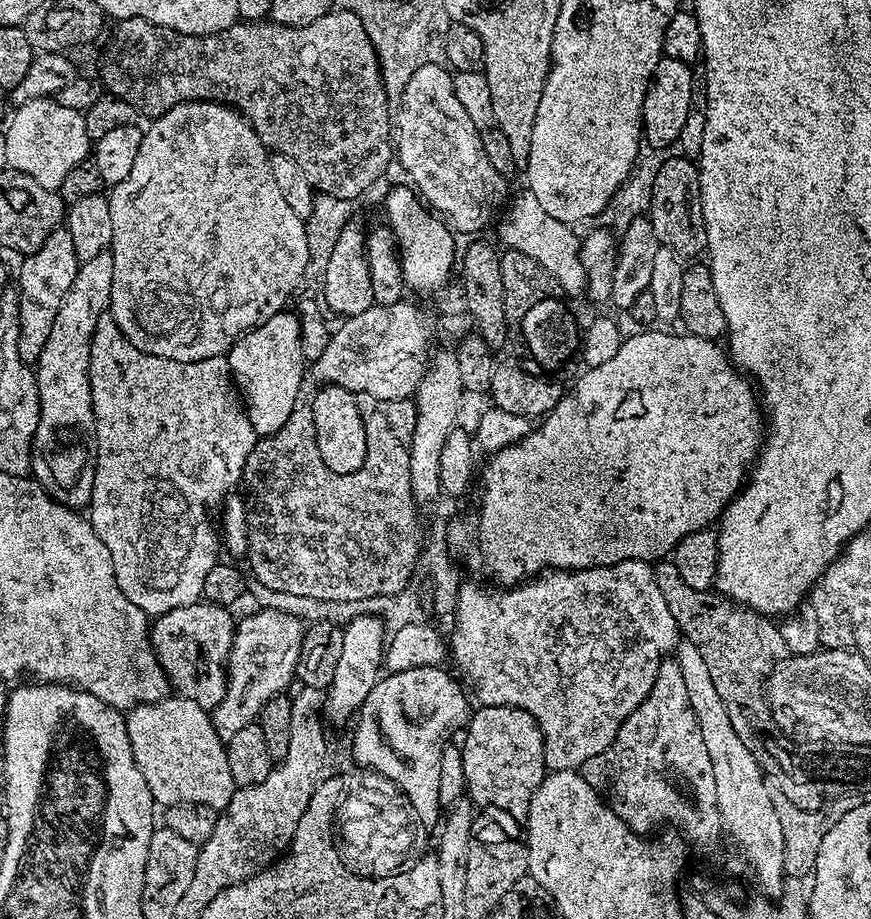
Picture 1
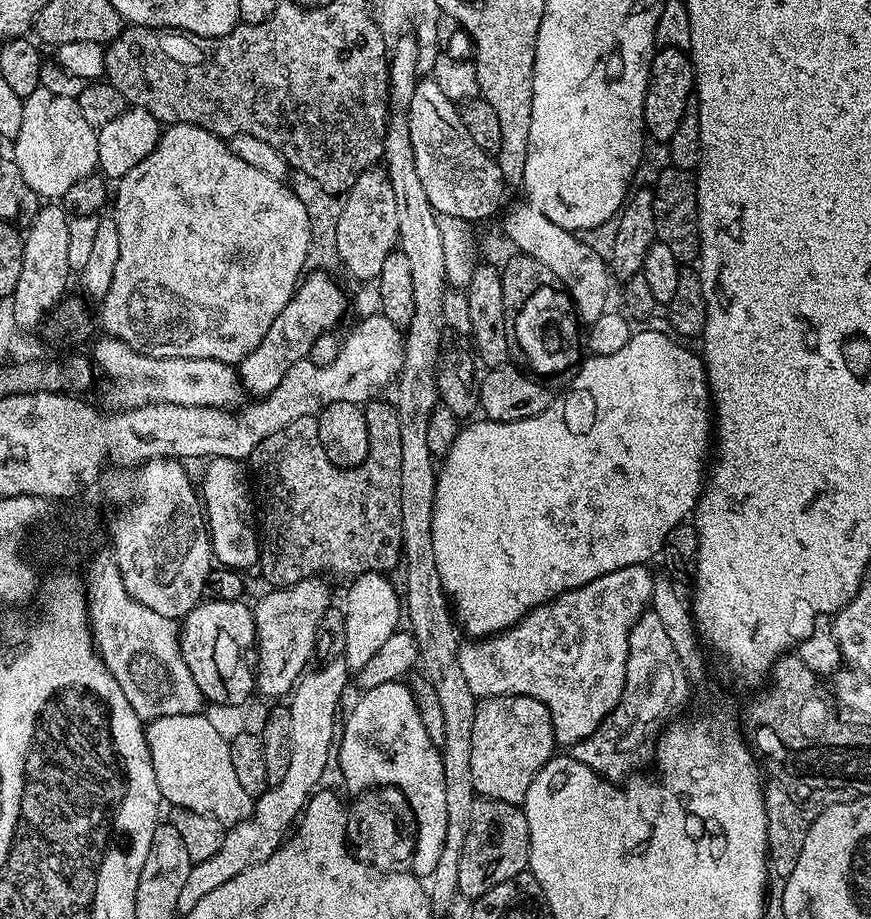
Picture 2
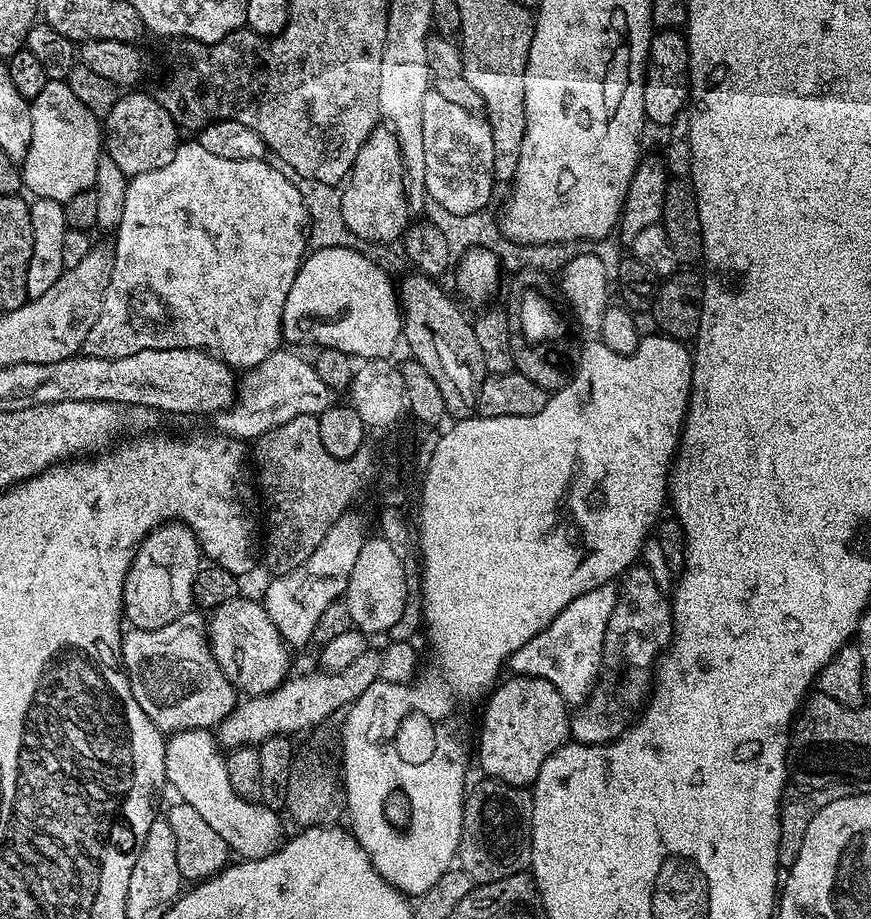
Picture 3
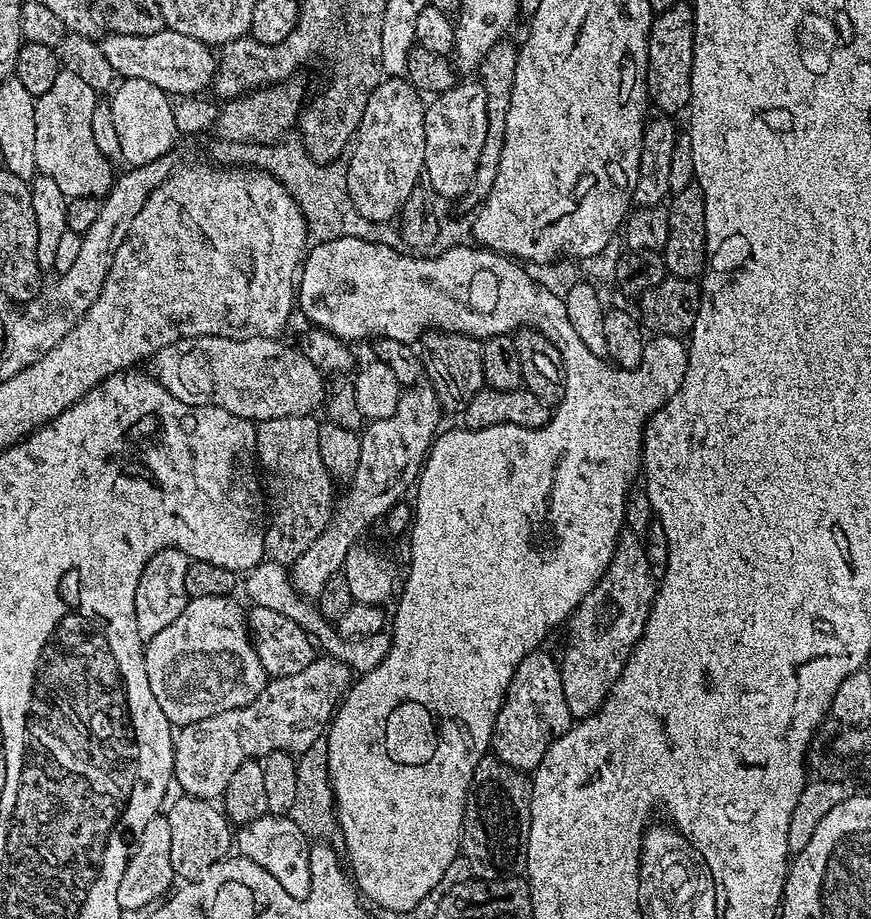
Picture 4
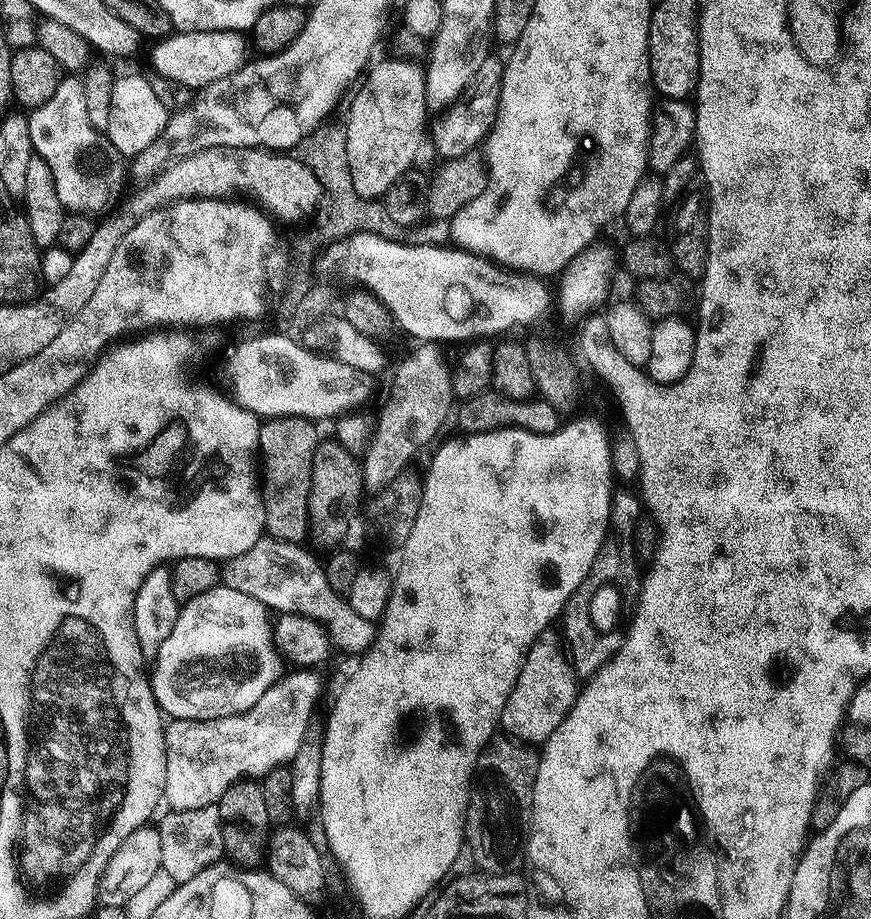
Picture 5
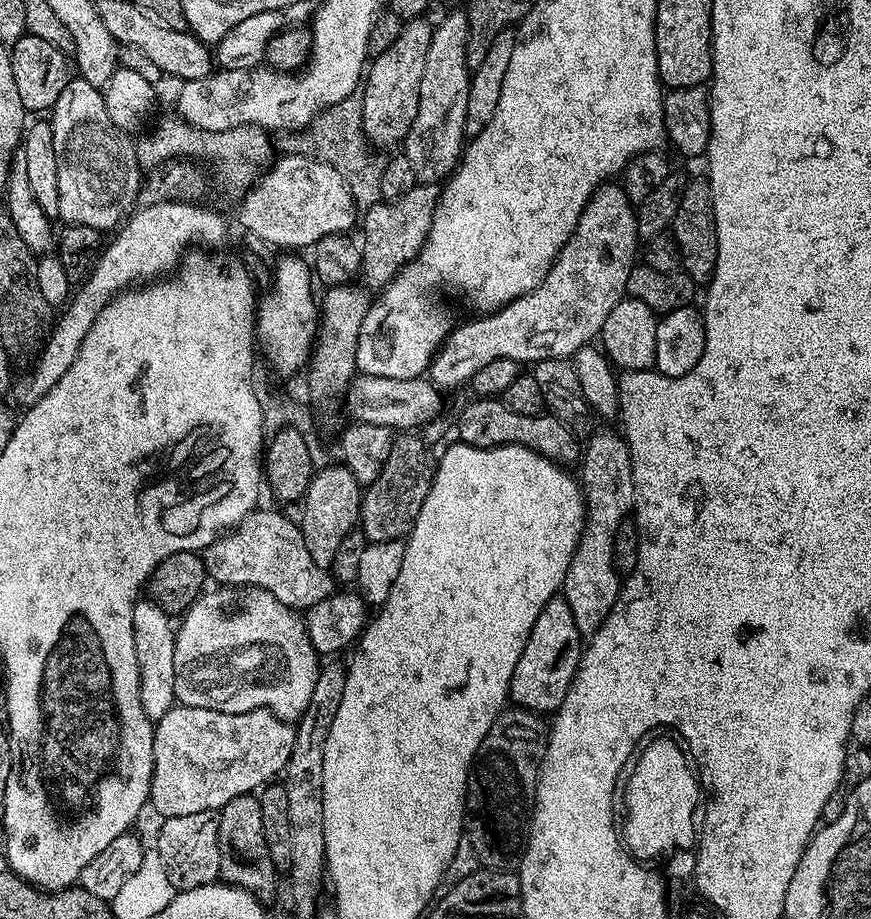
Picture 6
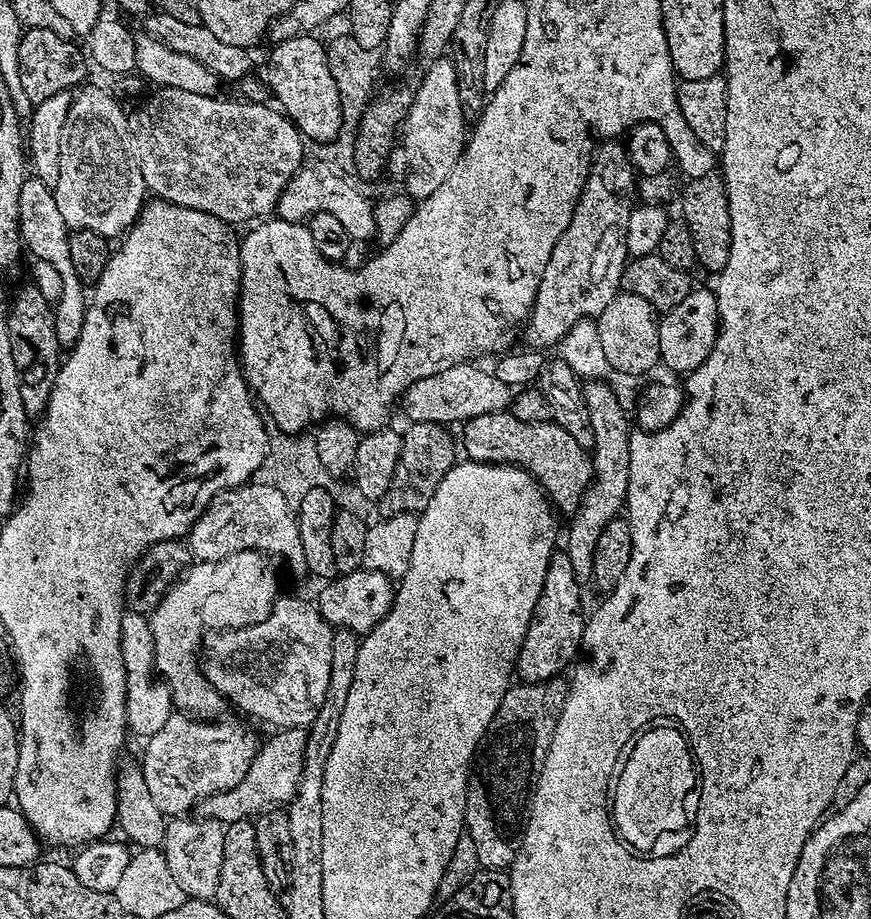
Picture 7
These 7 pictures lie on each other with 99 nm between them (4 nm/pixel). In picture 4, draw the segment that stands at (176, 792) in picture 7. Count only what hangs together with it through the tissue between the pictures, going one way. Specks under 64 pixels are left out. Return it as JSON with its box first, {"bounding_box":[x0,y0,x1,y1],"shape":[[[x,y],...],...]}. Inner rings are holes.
{"bounding_box":[174,654,354,801],"shape":[[[322,654],[299,674],[269,679],[262,694],[258,694],[258,698],[245,708],[226,710],[222,714],[214,714],[214,718],[202,718],[202,722],[183,725],[174,736],[174,780],[177,785],[180,783],[179,791],[186,796],[197,796],[199,800],[215,801],[223,797],[226,782],[230,782],[234,770],[238,770],[242,762],[263,758],[272,752],[291,750],[299,754],[306,751],[319,735],[326,732],[353,680],[354,672],[349,665],[336,657]]]}

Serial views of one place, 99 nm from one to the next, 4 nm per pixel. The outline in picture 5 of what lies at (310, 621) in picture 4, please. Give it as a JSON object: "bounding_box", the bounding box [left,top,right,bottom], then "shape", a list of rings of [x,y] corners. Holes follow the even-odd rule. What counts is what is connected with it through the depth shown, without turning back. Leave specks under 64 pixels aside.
{"bounding_box":[222,535,375,654],"shape":[[[265,535],[254,546],[250,546],[244,554],[238,554],[233,560],[227,561],[222,568],[222,583],[234,590],[242,590],[242,594],[250,594],[250,598],[258,598],[264,607],[276,614],[297,612],[299,616],[310,616],[320,621],[328,629],[329,641],[348,652],[362,654],[367,651],[375,636],[375,623],[357,614],[345,600],[343,595],[336,593],[326,578],[325,565],[316,561],[300,544],[291,544],[288,540],[277,540],[276,537]]]}

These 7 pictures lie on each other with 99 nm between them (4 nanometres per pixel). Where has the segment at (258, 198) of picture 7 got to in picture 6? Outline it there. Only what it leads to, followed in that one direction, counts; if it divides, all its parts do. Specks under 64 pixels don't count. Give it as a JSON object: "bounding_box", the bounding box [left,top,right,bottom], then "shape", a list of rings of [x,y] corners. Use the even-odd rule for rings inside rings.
{"bounding_box":[135,118,273,190],"shape":[[[183,118],[175,119],[162,121],[149,136],[135,141],[136,158],[145,169],[155,169],[173,158],[201,156],[212,163],[212,168],[222,183],[229,184],[232,188],[240,188],[239,190],[247,190],[257,183],[258,177],[273,159],[272,144],[268,141],[269,133],[258,126],[247,124],[230,130],[211,132],[187,124]]]}

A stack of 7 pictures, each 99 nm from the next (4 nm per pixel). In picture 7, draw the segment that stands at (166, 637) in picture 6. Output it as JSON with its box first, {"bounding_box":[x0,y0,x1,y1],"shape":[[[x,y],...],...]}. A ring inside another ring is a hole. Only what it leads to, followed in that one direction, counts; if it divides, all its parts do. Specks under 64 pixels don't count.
{"bounding_box":[122,611,174,738],"shape":[[[125,611],[122,618],[122,666],[126,670],[126,718],[128,719],[129,733],[134,737],[141,736],[147,738],[158,734],[162,726],[171,718],[174,711],[172,702],[172,691],[169,690],[167,683],[163,679],[157,678],[156,659],[154,658],[154,634],[150,630],[150,619],[145,613]]]}

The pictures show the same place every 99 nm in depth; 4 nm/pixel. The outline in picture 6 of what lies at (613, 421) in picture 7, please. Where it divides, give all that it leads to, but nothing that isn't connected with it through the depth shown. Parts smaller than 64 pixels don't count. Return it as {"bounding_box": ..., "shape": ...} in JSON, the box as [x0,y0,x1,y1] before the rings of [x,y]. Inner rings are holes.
{"bounding_box":[562,426,635,636],"shape":[[[602,426],[600,430],[595,429],[589,435],[588,444],[585,443],[581,459],[580,472],[578,471],[585,502],[584,528],[580,534],[579,544],[575,548],[574,558],[567,567],[564,575],[564,587],[562,595],[570,606],[571,614],[578,625],[582,636],[591,636],[600,628],[601,622],[608,616],[614,602],[619,596],[622,580],[613,558],[614,538],[621,522],[629,517],[635,507],[634,478],[632,456],[629,454],[628,443],[619,431],[612,431],[608,426]]]}

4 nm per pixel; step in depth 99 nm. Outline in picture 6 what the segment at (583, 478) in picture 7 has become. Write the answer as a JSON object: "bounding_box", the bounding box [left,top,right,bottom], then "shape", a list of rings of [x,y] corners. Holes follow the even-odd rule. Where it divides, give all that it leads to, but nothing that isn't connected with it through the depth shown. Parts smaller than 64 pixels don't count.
{"bounding_box":[459,398,582,466],"shape":[[[472,398],[472,401],[460,412],[459,443],[469,444],[475,448],[497,448],[503,444],[521,444],[535,452],[549,456],[551,460],[564,466],[572,466],[581,459],[582,448],[576,445],[577,437],[558,418],[550,414],[531,416],[514,414],[500,398]]]}

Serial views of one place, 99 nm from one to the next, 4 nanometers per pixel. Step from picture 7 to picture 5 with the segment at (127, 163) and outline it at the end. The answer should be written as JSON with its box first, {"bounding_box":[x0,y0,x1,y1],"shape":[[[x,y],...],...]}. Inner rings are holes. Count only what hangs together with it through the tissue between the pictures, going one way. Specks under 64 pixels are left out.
{"bounding_box":[28,75,126,214],"shape":[[[65,75],[58,90],[54,90],[54,98],[31,109],[28,125],[32,151],[50,166],[58,202],[62,202],[69,213],[104,214],[121,199],[126,158],[111,144],[107,135],[90,122],[90,114],[86,114],[84,82],[79,75]]]}

